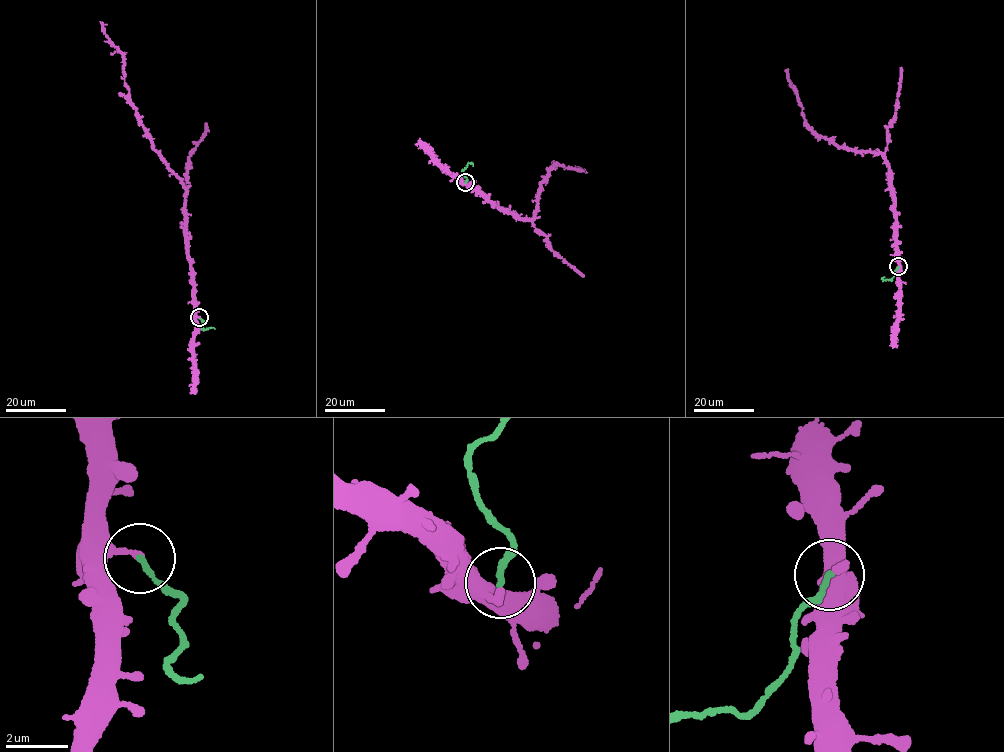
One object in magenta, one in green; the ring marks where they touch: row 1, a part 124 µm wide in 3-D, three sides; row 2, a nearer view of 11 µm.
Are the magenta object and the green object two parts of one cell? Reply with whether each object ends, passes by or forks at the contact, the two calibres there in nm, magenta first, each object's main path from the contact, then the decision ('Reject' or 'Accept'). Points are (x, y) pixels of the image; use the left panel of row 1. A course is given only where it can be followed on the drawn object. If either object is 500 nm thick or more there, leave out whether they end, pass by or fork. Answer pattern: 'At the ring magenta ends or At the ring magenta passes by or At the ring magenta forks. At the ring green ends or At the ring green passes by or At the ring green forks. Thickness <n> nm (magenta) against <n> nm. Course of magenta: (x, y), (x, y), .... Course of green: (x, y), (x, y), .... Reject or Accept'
At the ring magenta ends. At the ring green ends. Thickness 220 nm (magenta) against 160 nm. Course of magenta: (200, 317), (188, 256), (186, 190), (155, 151), (131, 102), (121, 51), (100, 21). Course of green: (199, 317), (203, 321), (202, 328), (214, 329). Reject

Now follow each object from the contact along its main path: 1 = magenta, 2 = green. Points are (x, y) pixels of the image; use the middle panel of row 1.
1: (466, 183), (503, 211), (528, 220), (535, 212), (539, 184), (554, 166), (584, 169)
2: (466, 182), (463, 170), (468, 163), (472, 165)

